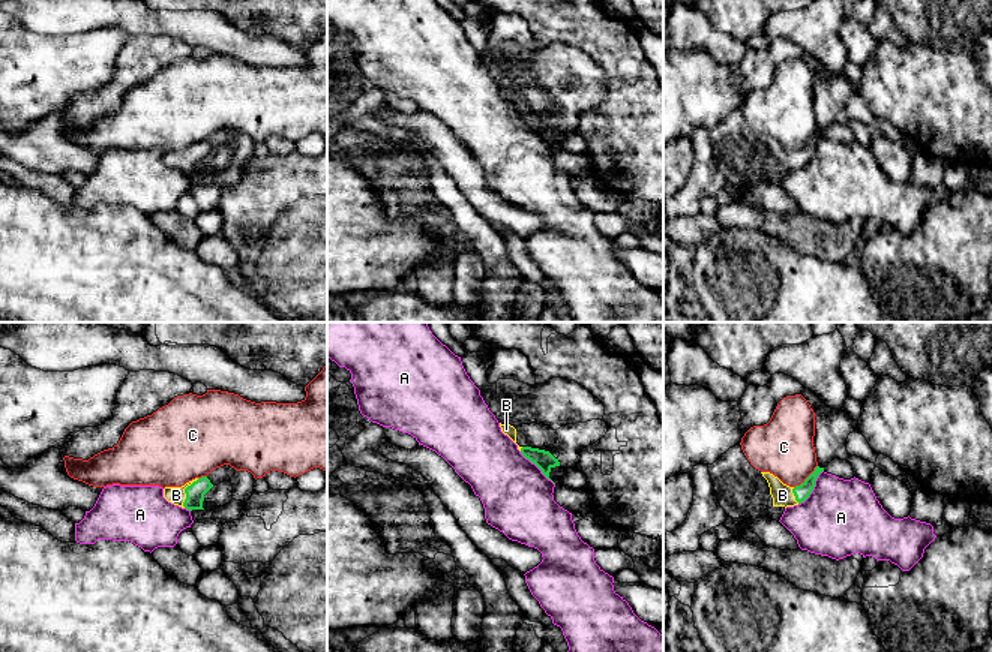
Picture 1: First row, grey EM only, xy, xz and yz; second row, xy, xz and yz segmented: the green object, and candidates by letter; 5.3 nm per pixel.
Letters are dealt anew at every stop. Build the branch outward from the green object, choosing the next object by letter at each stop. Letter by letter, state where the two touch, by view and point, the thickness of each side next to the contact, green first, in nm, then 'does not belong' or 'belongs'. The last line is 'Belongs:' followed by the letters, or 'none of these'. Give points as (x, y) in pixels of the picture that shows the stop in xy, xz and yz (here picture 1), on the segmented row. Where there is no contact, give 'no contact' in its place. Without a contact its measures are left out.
A: contact xz (538, 466); calibres 100 and 380 nm; does not belong
B: contact xy (185, 492); calibres 100 and 100 nm; belongs
C: contact yz (808, 477); calibres 90 and 320 nm; does not belong
Belongs: B

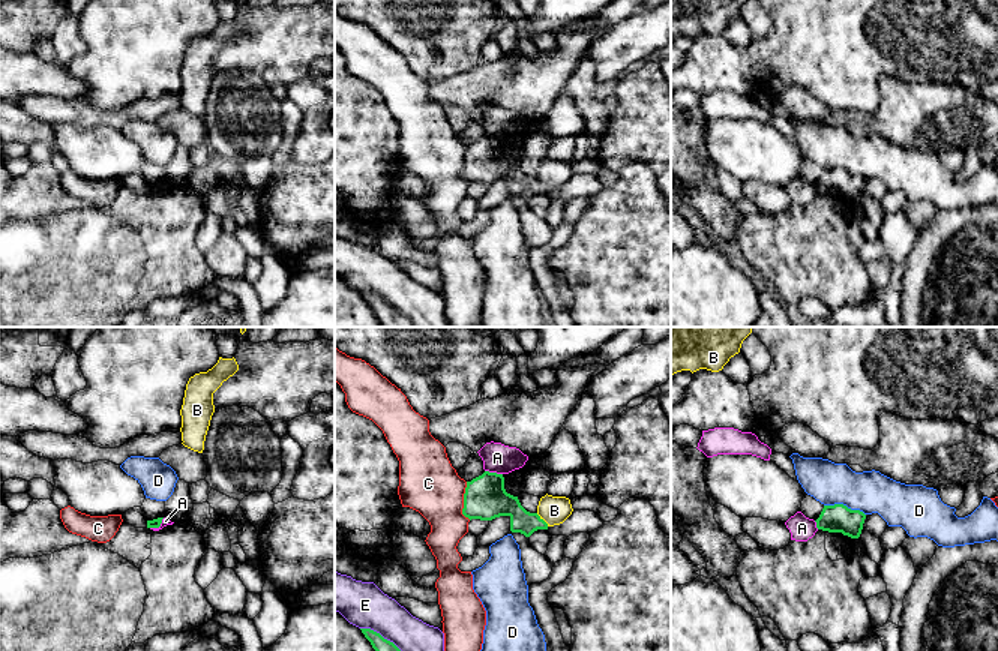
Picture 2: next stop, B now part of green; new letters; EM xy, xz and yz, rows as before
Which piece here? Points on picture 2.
A: contact xz (494, 473); calibres 240 and 160 nm; does not belong
B: contact xz (542, 519); calibres 140 and 160 nm; does not belong
C: contact xz (464, 501); calibres 240 and 320 nm; does not belong
D: contact yz (845, 506); calibres 150 and 220 nm; does not belong
E: contact xz (380, 635); calibres 80 and 240 nm; does not belong
Belongs: none of these

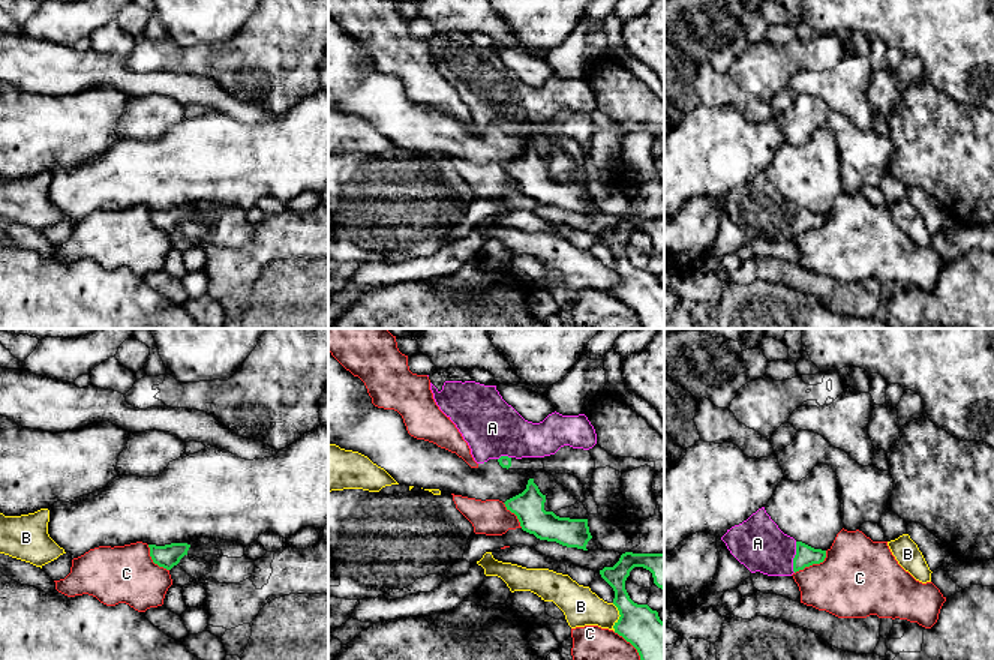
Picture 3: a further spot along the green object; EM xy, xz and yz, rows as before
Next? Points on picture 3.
A: contact yz (795, 557); calibres 110 and 280 nm; belongs
B: contact xz (619, 617); calibres 220 and 200 nm; does not belong
C: contact yz (813, 563); calibres 110 and 400 nm; does not belong
Belongs: A

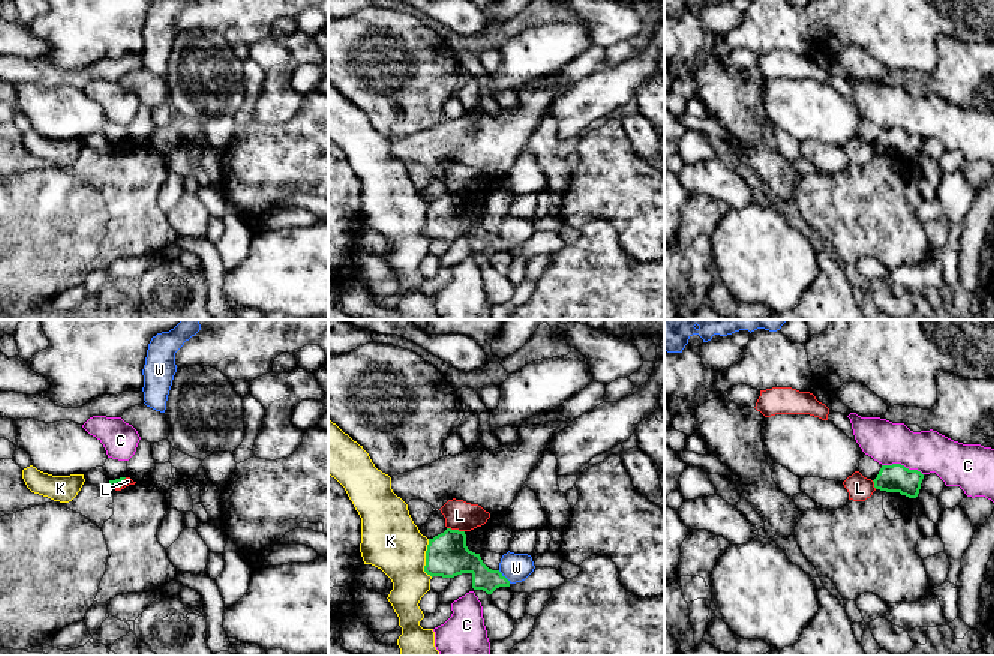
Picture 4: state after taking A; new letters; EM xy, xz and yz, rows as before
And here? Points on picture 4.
C: contact yz (903, 466); calibres 150 and 220 nm; does not belong
K: contact xz (426, 559); calibres 240 and 320 nm; does not belong
L: contact xz (456, 530); calibres 240 and 160 nm; does not belong
W: contact xz (504, 577); calibres 140 and 160 nm; does not belong
Belongs: none of these

